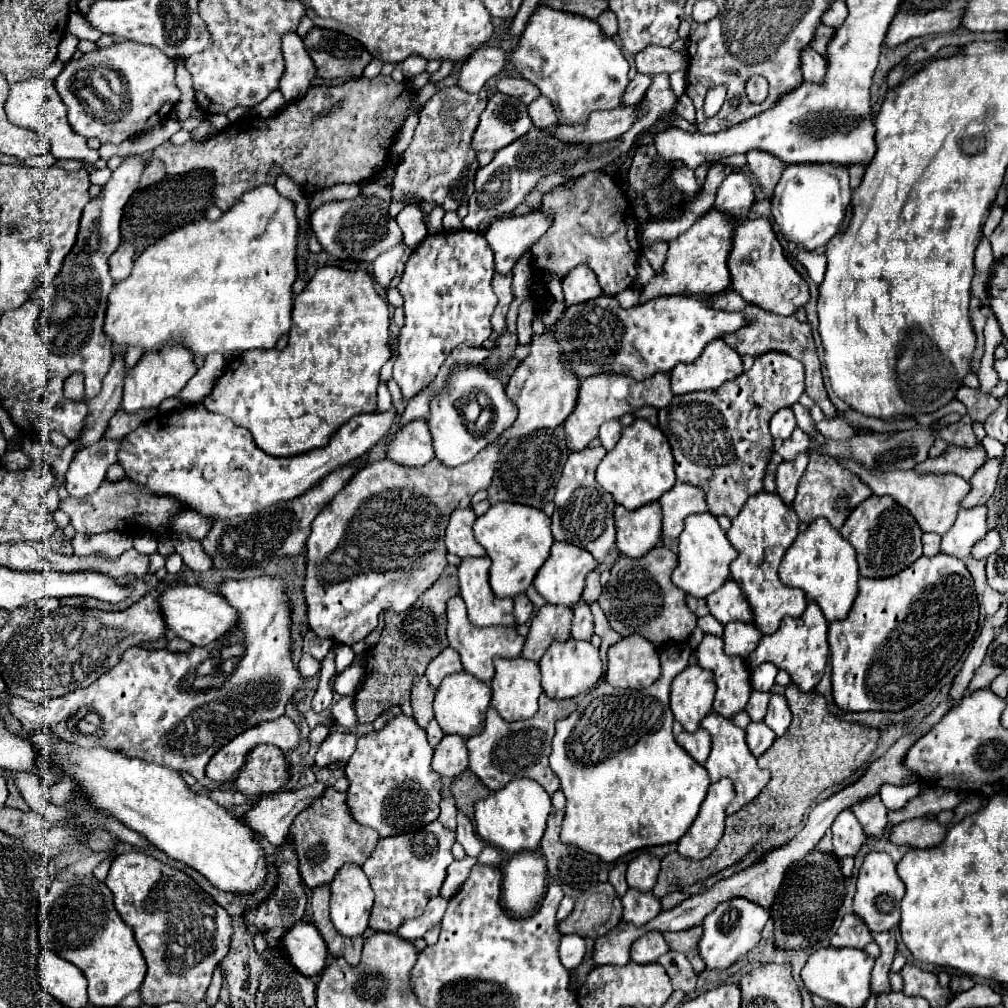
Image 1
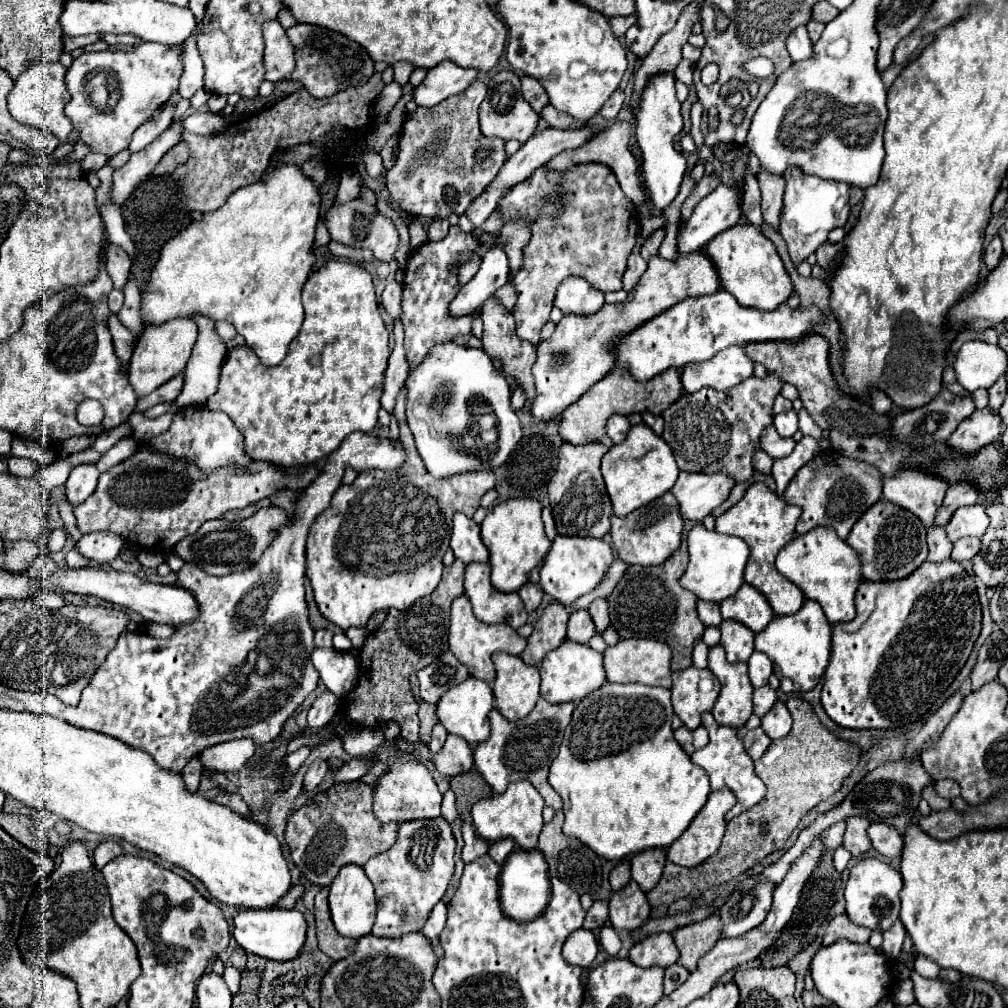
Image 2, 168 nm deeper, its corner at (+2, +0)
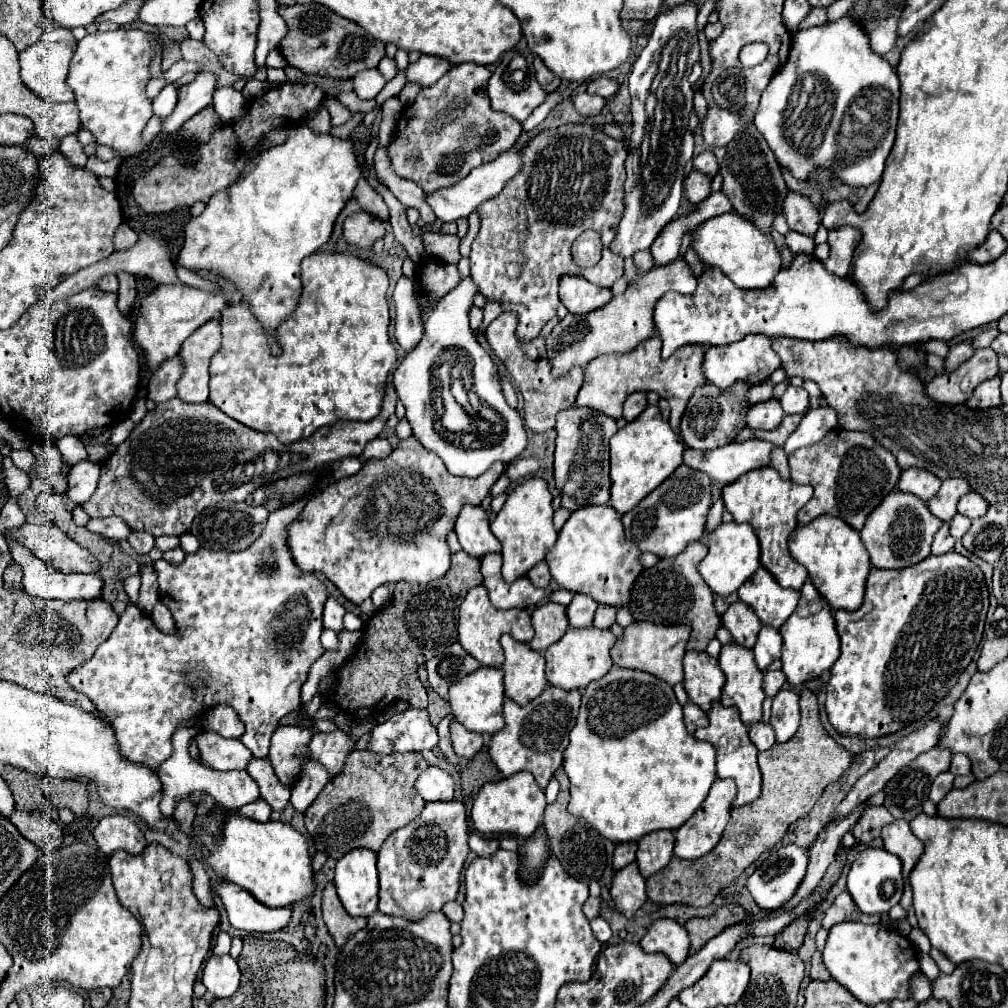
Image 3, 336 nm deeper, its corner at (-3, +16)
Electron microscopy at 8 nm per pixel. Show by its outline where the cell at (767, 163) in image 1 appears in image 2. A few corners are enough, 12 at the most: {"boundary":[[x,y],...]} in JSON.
{"boundary":[[764,170],[756,174],[762,216],[778,228],[786,180]]}

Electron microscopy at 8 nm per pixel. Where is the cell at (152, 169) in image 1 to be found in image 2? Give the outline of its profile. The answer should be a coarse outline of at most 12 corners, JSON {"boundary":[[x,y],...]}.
{"boundary":[[178,142],[170,148],[154,176],[172,174],[178,164],[188,160],[188,146]]}

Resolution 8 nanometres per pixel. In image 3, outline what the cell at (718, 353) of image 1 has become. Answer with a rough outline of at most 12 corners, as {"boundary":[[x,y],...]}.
{"boundary":[[769,336],[707,348],[703,372],[721,390],[763,384],[781,368]]}

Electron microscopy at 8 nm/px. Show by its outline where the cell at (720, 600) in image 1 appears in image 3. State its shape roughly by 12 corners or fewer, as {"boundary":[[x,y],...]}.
{"boundary":[[765,568],[739,588],[765,626],[781,628],[797,590],[781,588]]}

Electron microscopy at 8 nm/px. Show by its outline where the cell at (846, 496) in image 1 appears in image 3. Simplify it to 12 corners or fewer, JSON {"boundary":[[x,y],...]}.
{"boundary":[[831,430],[789,456],[811,484],[799,524],[855,530],[897,488],[895,456],[865,432]]}

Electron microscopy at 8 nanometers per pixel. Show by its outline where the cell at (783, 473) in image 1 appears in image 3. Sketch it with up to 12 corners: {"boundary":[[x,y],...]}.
{"boundary":[[831,406],[807,410],[783,450],[791,454],[837,428]]}

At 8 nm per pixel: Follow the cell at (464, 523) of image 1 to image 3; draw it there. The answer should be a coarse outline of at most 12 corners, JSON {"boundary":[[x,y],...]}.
{"boundary":[[465,506],[455,532],[463,550],[481,560],[501,552],[481,506]]}

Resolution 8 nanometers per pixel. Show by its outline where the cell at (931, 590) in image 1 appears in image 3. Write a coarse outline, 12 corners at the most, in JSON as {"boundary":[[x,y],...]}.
{"boundary":[[957,552],[871,568],[835,614],[825,708],[841,736],[929,714],[983,636]]}

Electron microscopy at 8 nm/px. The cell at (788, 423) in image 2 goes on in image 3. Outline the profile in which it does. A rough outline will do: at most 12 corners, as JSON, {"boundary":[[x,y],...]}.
{"boundary":[[787,386],[781,398],[785,414],[803,414],[809,392],[803,386]]}

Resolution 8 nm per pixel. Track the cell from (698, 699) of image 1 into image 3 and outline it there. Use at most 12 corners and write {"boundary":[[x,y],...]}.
{"boundary":[[687,652],[683,686],[689,700],[709,712],[725,674],[707,652]]}

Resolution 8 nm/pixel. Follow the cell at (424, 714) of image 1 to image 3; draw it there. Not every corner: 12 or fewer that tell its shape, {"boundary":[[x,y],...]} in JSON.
{"boundary":[[425,682],[429,694],[429,718],[437,726],[445,716],[451,714],[447,700],[431,690]]}

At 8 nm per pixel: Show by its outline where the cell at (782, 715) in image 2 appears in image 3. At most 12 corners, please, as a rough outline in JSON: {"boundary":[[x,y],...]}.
{"boundary":[[781,690],[773,698],[771,726],[777,742],[799,728],[799,694]]}

